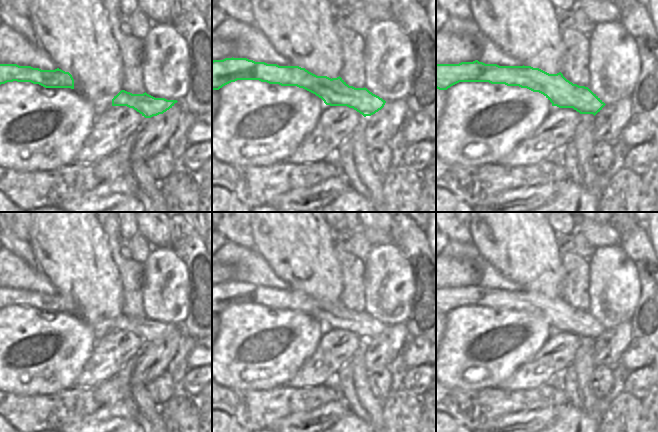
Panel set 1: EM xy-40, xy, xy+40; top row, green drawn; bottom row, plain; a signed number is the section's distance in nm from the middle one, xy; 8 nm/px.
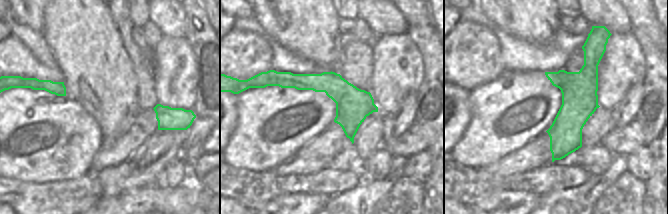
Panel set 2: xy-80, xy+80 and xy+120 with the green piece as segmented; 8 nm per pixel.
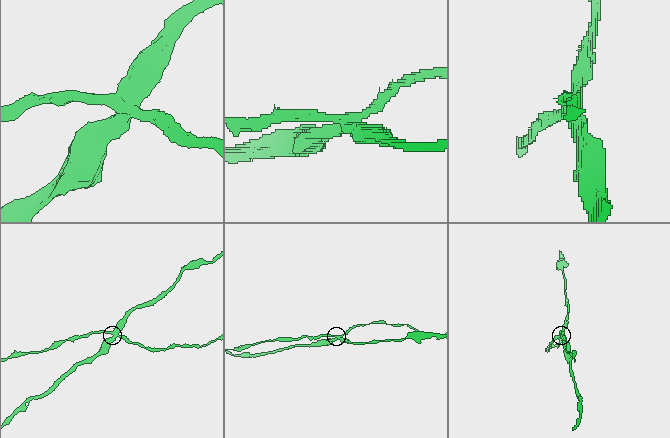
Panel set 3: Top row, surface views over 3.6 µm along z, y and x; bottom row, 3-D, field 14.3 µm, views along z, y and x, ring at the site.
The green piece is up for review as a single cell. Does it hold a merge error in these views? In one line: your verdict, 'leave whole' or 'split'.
split

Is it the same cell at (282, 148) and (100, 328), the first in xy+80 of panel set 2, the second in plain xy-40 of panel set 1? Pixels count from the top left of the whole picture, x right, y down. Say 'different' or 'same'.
different

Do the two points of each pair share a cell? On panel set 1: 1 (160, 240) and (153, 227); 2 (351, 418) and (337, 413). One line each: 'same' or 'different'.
1: same
2: different

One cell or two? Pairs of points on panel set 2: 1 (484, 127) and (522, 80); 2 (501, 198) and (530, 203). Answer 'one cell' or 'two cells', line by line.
1: one cell
2: one cell

